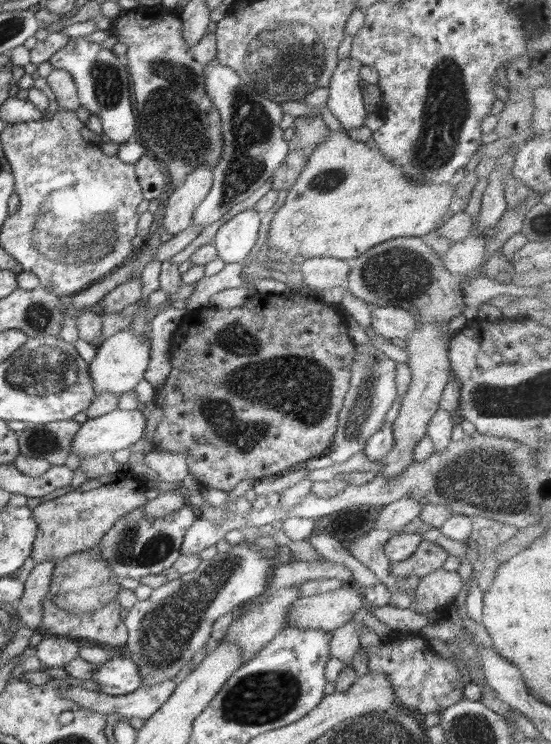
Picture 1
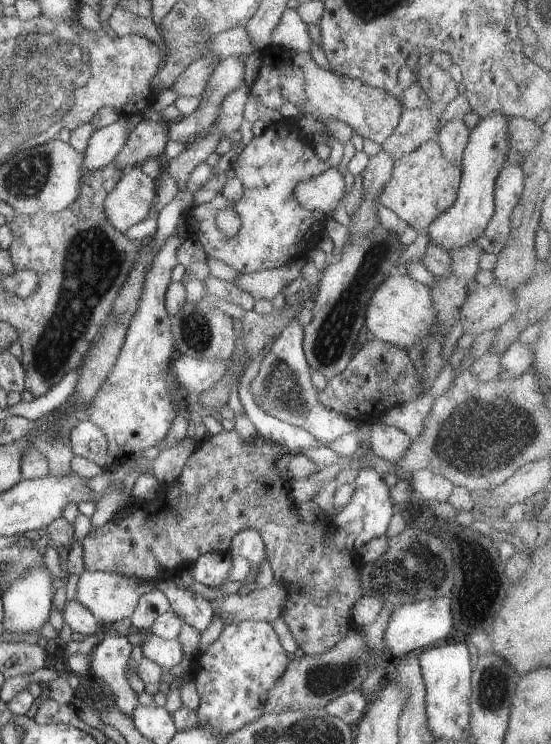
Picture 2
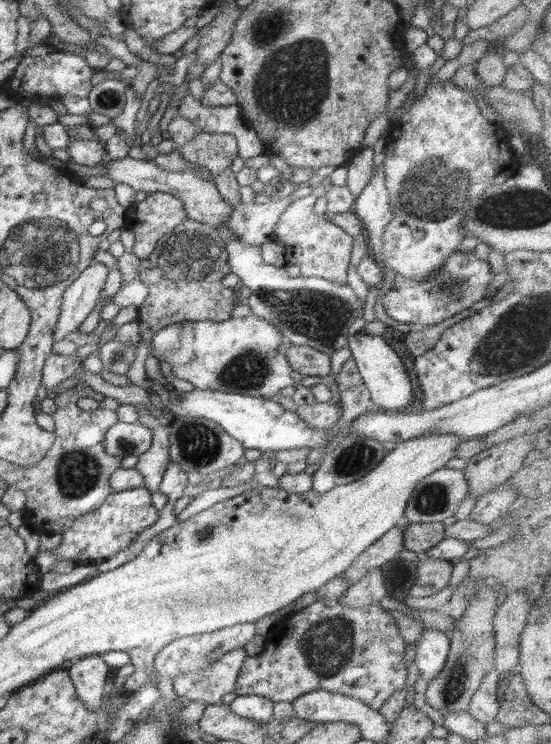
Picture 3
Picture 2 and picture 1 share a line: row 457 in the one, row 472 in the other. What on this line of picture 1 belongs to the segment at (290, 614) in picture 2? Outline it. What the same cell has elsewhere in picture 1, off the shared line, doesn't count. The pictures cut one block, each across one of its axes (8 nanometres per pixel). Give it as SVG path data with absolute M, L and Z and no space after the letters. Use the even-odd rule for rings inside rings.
M285 292L280 295L261 294L252 296L242 306L231 309L201 307L194 309L186 317L188 330L184 340L171 350L170 376L162 387L156 390L156 403L162 409L164 417L158 423L152 446L162 447L173 454L186 454L188 458L189 476L192 476L204 488L216 488L230 492L238 482L246 478L262 479L272 477L292 469L308 460L329 454L334 435L338 430L339 413L350 389L351 366L357 352L357 346L348 335L348 326L337 308L318 298L300 295L298 292Z

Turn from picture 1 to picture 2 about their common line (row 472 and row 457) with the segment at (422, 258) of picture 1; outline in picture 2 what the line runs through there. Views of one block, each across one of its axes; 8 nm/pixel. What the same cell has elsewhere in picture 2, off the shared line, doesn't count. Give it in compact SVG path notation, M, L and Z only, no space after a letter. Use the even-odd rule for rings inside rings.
M381 421L371 425L370 445L374 455L394 464L402 456L406 456L412 444L412 438L408 434Z

